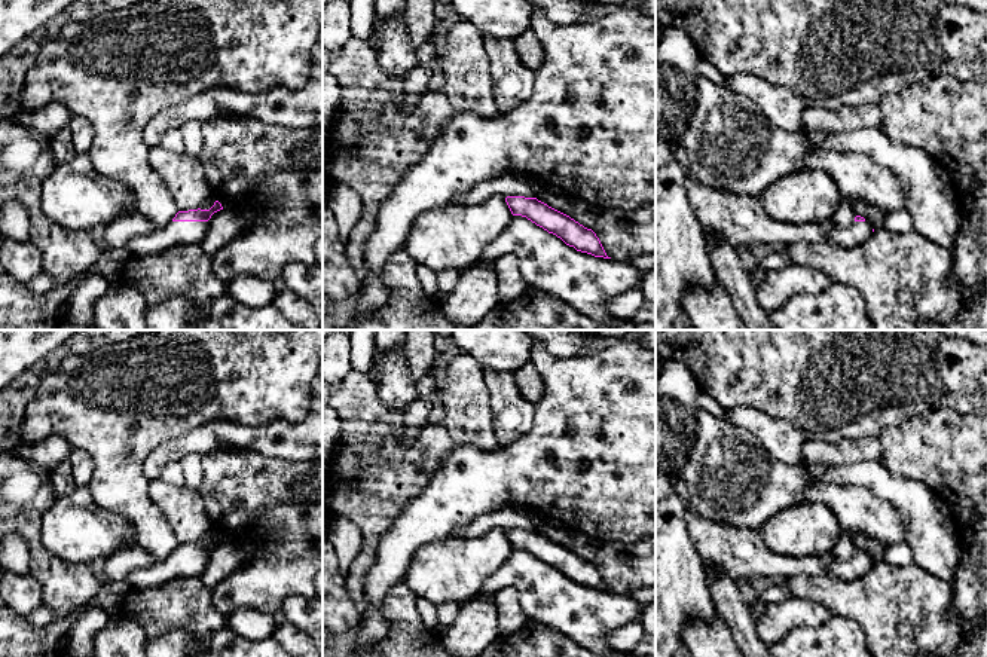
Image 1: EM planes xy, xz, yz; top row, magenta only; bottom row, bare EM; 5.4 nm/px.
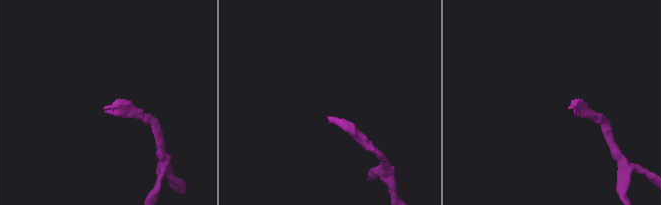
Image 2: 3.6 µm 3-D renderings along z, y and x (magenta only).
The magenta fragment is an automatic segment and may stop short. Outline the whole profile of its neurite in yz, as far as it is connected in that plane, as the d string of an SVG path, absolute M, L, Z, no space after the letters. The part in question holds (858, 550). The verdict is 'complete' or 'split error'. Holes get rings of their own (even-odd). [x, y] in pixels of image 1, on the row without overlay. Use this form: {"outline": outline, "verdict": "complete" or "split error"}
{"outline": "M856 548L850 560L841 560L837 557L831 563L829 574L844 581L853 581L867 575L871 568L873 568L871 557L864 550Z", "verdict": "split error"}

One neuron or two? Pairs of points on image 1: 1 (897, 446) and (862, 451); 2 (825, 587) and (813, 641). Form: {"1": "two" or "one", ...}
{"1": "two", "2": "two"}

